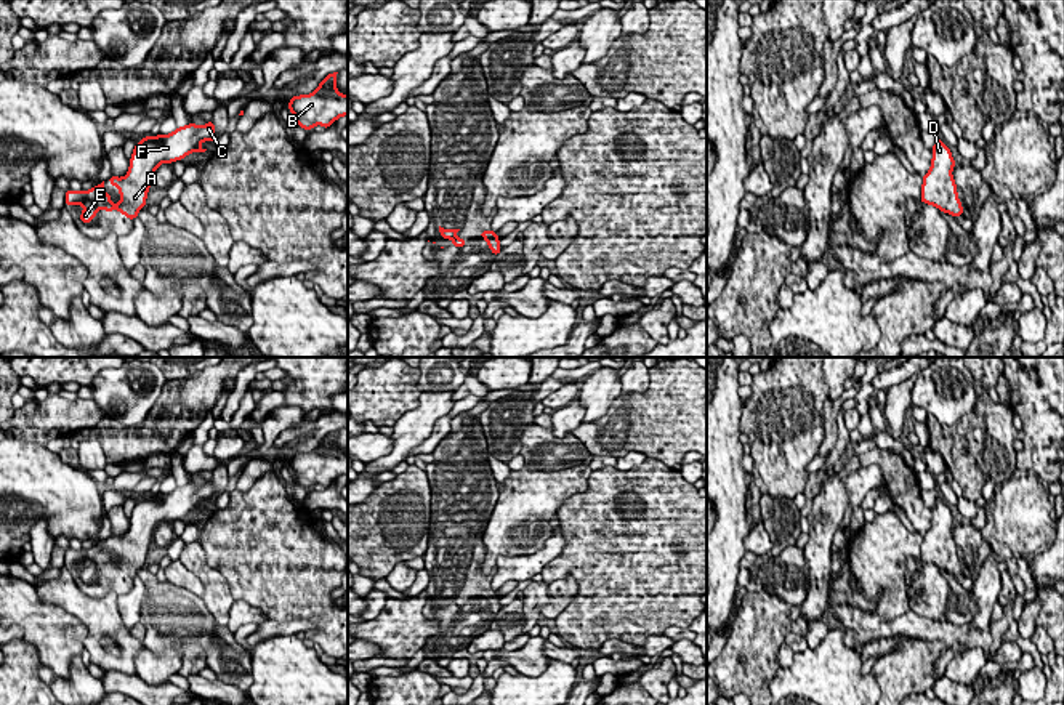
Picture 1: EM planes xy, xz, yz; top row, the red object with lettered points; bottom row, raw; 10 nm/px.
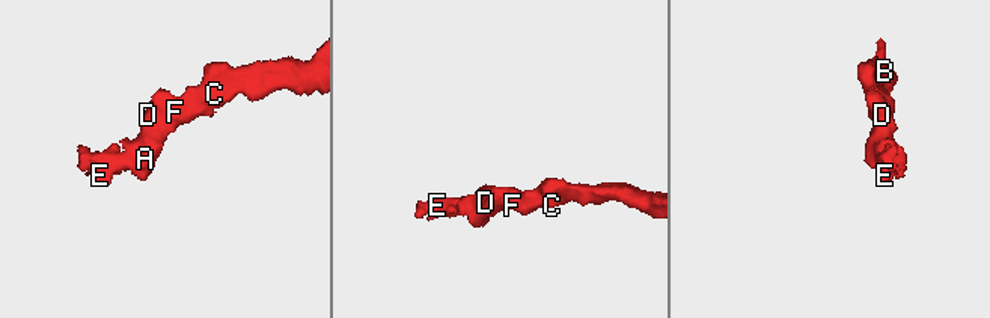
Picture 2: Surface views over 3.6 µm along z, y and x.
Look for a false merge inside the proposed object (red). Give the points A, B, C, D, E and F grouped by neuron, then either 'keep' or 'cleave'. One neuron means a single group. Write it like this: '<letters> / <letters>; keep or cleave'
A B C D E F; keep

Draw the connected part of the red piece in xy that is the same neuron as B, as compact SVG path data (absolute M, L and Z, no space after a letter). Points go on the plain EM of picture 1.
M328 433L311 453L293 455L288 460L296 484L304 489L316 484L328 487L337 477L348 474L348 453L337 449L337 433Z

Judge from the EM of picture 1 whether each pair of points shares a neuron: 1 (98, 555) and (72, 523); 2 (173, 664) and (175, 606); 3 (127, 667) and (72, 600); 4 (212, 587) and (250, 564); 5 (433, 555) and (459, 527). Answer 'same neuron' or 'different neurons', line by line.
1: different neurons
2: different neurons
3: same neuron
4: different neurons
5: same neuron

